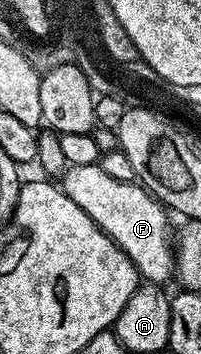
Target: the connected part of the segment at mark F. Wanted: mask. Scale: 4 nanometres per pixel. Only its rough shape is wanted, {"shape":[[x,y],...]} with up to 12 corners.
{"shape":[[97,163],[68,166],[65,195],[145,282],[173,280],[169,214]]}

